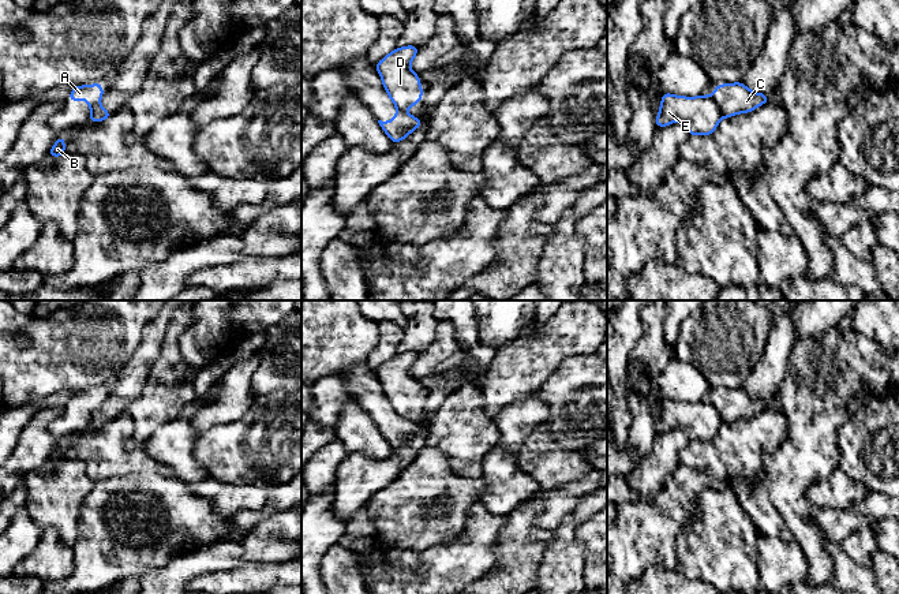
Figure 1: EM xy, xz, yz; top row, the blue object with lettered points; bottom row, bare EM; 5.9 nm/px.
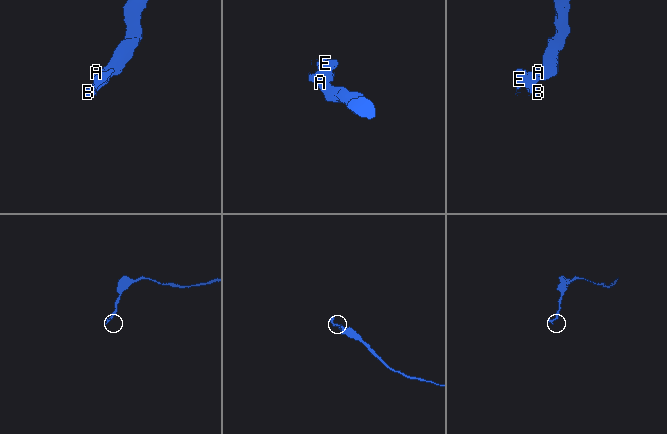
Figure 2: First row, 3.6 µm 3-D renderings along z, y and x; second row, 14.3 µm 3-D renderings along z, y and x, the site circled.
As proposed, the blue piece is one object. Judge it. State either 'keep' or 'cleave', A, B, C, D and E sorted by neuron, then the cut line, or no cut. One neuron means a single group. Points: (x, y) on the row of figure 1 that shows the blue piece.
cleave; A C / B D E; cut in yz along (712, 98), (722, 111)

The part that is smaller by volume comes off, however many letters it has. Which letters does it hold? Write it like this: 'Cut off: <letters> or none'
Cut off: B, D, E

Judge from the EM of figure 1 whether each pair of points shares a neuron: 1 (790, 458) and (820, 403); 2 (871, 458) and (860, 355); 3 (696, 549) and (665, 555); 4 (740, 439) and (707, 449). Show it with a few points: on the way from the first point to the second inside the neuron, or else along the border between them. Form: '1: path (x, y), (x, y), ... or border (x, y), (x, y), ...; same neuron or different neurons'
1: path (804, 444), (812, 436), (813, 417); same neuron
2: border (861, 404), (839, 428); different neurons
3: border (688, 522), (678, 538), (678, 564), (674, 568); different neurons
4: path (731, 447), (729, 449), (715, 449); same neuron

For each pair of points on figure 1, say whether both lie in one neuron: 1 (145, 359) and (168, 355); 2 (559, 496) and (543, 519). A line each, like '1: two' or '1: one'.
1: two
2: one

